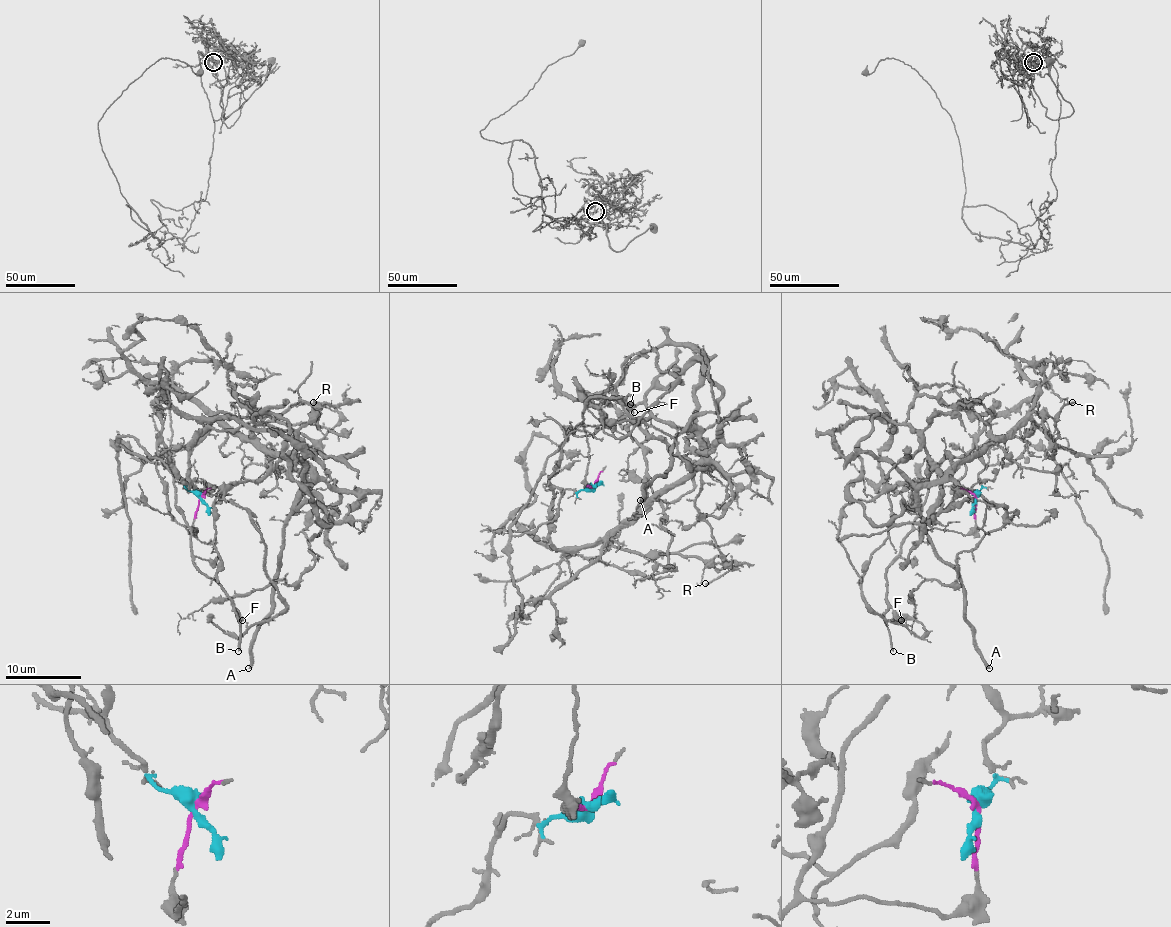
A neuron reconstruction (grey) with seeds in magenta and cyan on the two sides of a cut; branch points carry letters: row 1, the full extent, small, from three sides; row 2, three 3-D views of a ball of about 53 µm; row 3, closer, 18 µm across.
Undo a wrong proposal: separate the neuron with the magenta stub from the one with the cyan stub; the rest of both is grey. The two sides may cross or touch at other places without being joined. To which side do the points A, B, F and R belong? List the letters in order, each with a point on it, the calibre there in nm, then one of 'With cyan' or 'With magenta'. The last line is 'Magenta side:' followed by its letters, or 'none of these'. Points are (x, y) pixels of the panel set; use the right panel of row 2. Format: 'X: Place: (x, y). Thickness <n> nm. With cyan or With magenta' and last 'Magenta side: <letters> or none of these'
A: Place: (989, 668). Thickness 340 nm. With cyan
B: Place: (893, 651). Thickness 240 nm. With magenta
F: Place: (901, 620). Thickness 360 nm. With magenta
R: Place: (1072, 402). Thickness 190 nm. With cyan
Magenta side: B, F

